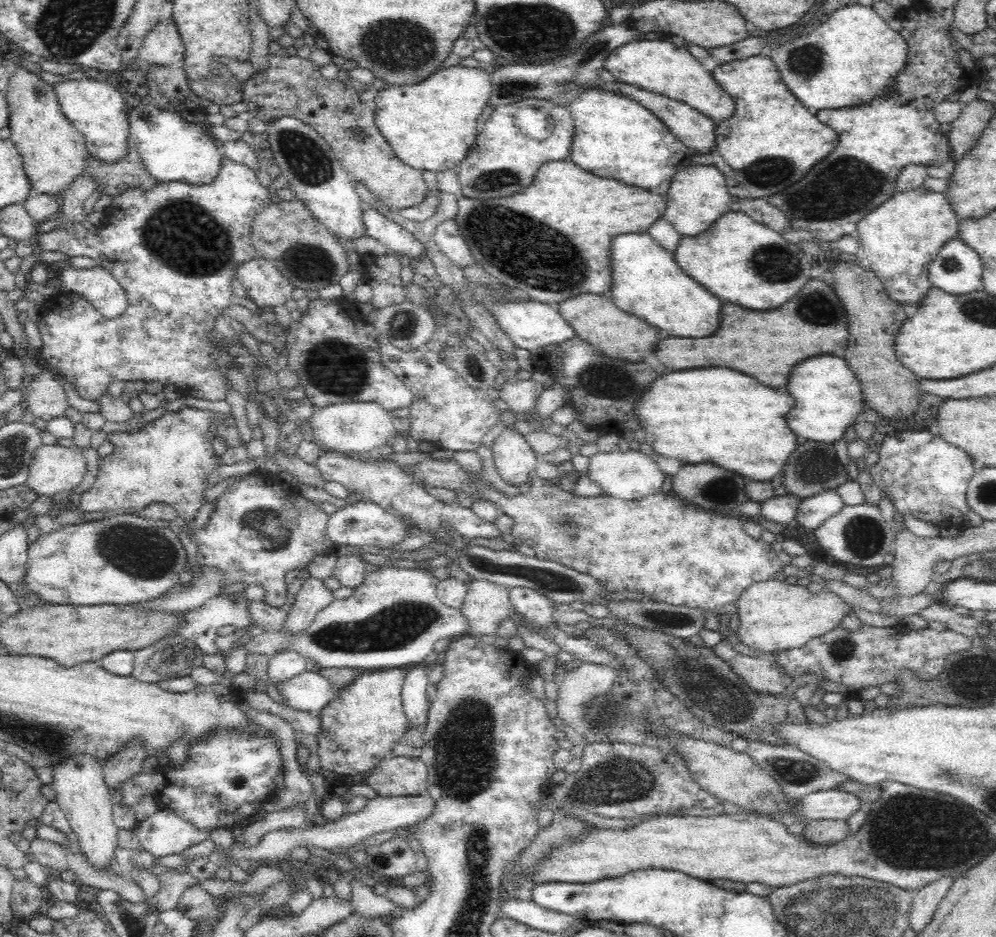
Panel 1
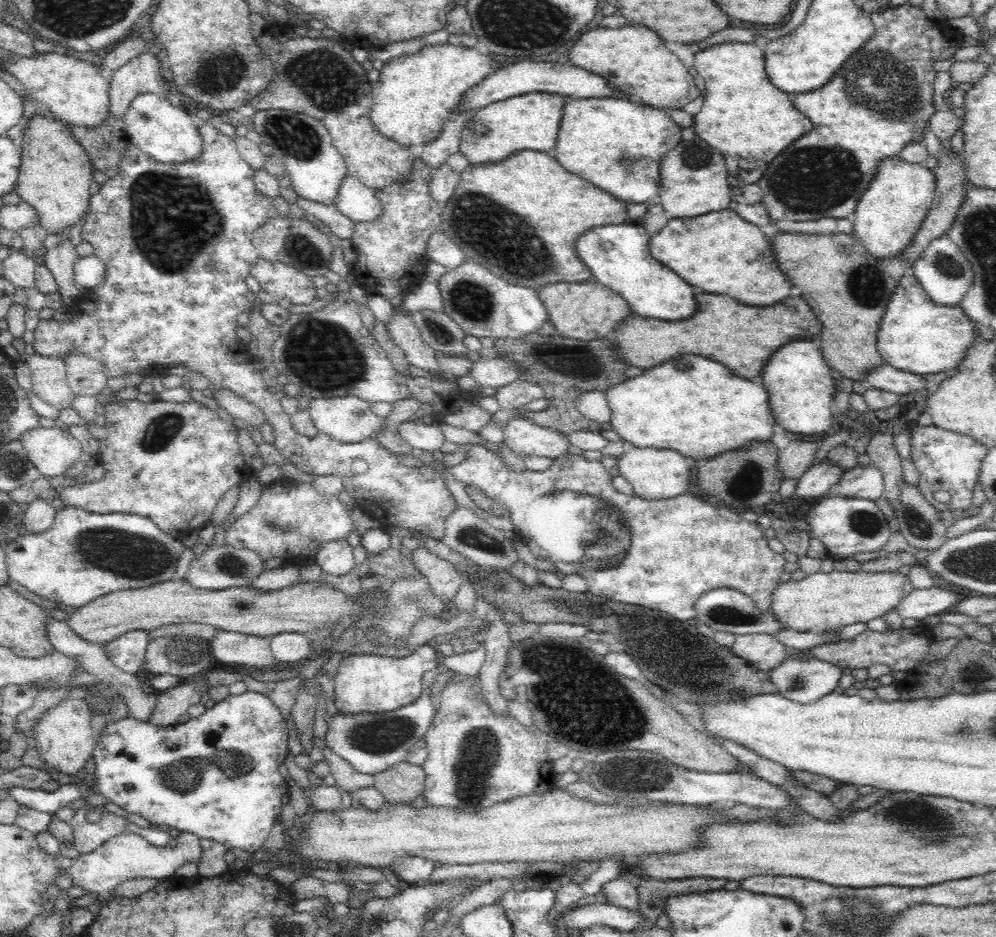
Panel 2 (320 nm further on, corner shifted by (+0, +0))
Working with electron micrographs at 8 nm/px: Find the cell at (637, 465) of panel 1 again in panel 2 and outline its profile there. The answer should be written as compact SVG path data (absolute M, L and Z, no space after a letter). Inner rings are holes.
M629 446L620 456L616 470L630 482L636 495L656 502L658 499L674 498L688 492L692 472L687 459L681 452L670 448Z

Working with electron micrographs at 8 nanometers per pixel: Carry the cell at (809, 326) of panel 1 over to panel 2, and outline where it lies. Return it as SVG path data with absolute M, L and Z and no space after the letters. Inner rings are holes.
M692 288L696 292L696 300L698 300L698 310L692 318L686 320L676 320L676 322L666 322L654 318L642 317L632 314L625 320L622 320L615 330L607 335L607 338L614 343L614 355L630 366L638 366L638 368L650 368L650 366L658 366L664 360L668 360L670 356L676 354L700 354L706 358L712 358L724 366L728 366L734 374L742 376L742 378L754 378L762 372L764 362L776 352L776 348L780 348L782 344L790 342L792 338L798 336L814 336L822 331L822 324L818 322L818 318L812 314L810 306L802 300L802 298L784 298L778 304L772 306L764 306L764 308L754 308L754 306L746 306L736 302L730 296L712 296L702 292L700 288Z

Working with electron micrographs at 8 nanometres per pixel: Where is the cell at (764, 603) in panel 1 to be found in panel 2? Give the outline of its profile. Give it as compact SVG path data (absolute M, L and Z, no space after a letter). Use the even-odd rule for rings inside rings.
M834 569L828 573L819 570L798 581L780 583L773 592L770 609L786 628L820 634L824 630L839 630L854 623L885 617L914 590L916 588L907 574L897 570L850 572Z

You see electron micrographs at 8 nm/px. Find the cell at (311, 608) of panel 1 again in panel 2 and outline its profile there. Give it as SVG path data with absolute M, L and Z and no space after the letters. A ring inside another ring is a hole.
M346 538L324 542L315 554L315 562L320 564L323 572L335 577L348 574L356 564L352 549Z

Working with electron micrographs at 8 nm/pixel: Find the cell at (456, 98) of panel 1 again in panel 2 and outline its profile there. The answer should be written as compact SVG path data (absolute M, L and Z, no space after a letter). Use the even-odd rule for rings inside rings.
M449 41L430 44L415 53L393 57L385 62L380 70L380 87L373 92L370 118L378 132L390 140L406 147L422 146L440 134L448 120L448 114L458 106L460 98L468 88L482 82L495 67L494 64L490 64L490 55L480 53L474 46L450 44Z

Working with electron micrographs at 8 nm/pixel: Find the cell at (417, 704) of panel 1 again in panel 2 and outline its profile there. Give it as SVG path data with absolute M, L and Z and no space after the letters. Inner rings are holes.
M424 685L422 696L413 704L395 709L394 711L378 713L346 713L328 714L327 732L323 741L332 754L347 760L358 772L375 775L385 771L395 764L404 762L409 751L425 739L436 712L436 705L431 700L430 690Z

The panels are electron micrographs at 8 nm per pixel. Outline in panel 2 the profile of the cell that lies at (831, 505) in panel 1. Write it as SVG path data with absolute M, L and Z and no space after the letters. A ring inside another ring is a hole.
M874 462L868 465L858 464L846 471L827 494L841 494L850 498L868 498L877 500L884 496L884 475Z

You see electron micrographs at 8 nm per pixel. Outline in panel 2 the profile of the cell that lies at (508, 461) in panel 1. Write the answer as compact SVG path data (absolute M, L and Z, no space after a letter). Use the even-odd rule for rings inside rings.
M513 416L504 425L504 442L520 456L556 458L570 452L571 442L559 430L538 426L524 416Z

